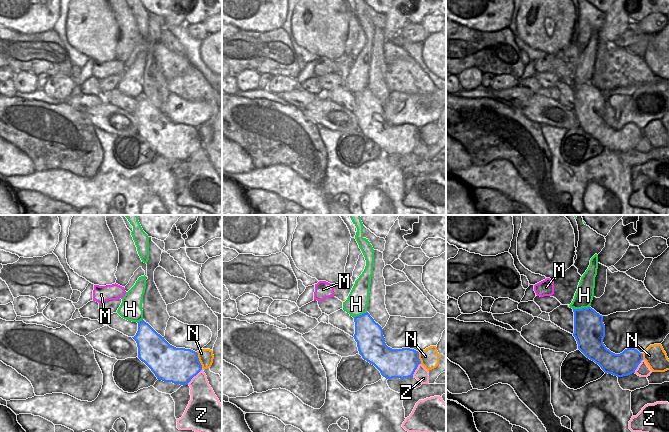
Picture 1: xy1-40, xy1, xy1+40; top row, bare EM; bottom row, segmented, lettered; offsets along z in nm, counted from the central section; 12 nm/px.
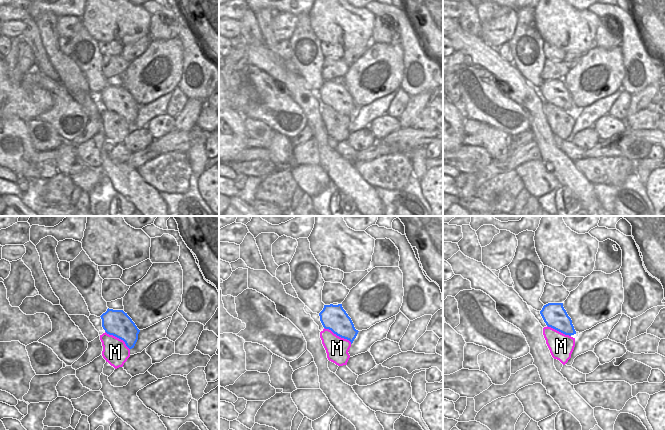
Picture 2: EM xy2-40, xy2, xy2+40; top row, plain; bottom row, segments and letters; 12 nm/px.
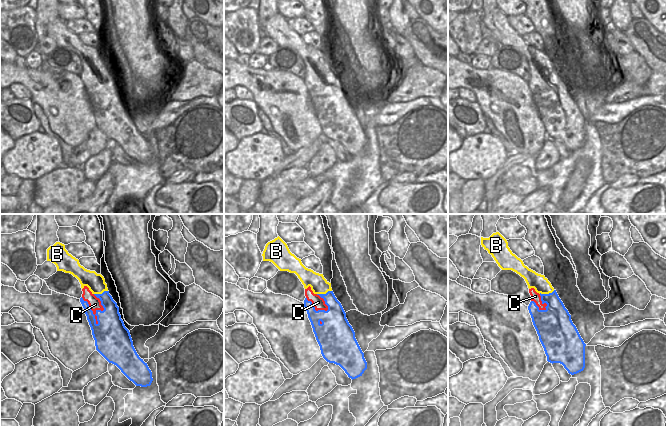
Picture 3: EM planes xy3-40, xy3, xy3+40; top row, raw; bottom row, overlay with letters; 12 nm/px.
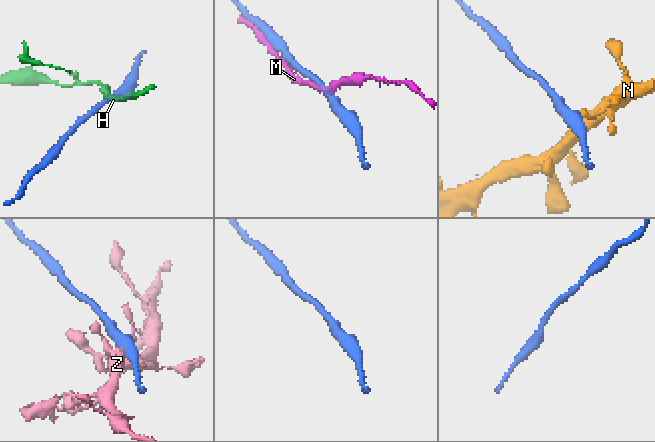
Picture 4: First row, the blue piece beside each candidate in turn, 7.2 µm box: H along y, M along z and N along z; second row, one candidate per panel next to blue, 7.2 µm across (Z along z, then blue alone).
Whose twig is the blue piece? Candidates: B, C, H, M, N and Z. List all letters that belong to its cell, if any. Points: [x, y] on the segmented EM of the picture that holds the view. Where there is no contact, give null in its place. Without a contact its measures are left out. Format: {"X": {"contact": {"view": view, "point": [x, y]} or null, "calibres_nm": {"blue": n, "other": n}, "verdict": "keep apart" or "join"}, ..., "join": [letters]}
{"B": {"contact": {"view": "xy3", "point": [324, 294]}, "calibres_nm": {"blue": 200, "other": 220}, "verdict": "join"}, "C": {"contact": {"view": "xy3-40", "point": [91, 310]}, "calibres_nm": {"blue": 280, "other": 140}, "verdict": "keep apart"}, "H": {"contact": {"view": "xy1+40", "point": [580, 309]}, "calibres_nm": {"blue": 360, "other": 220}, "verdict": "keep apart"}, "M": {"contact": {"view": "xy2", "point": [338, 335]}, "calibres_nm": {"blue": 320, "other": 280}, "verdict": "keep apart"}, "N": {"contact": {"view": "xy1-40", "point": [198, 360]}, "calibres_nm": {"blue": 440, "other": 170}, "verdict": "keep apart"}, "Z": {"contact": {"view": "xy1-40", "point": [194, 375]}, "calibres_nm": {"blue": 440, "other": 280}, "verdict": "keep apart"}, "join": ["B"]}

